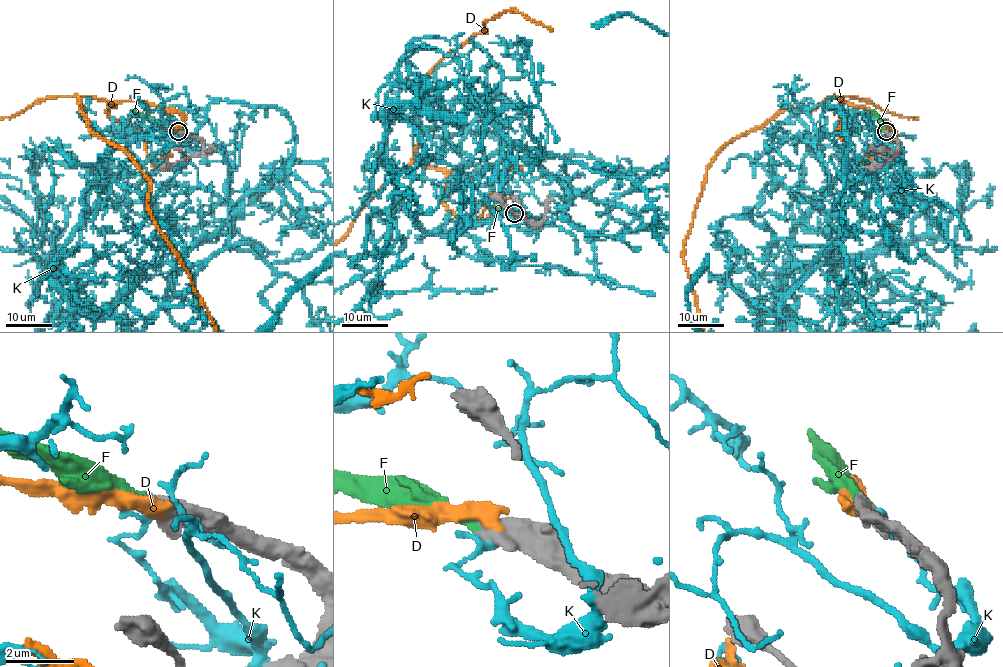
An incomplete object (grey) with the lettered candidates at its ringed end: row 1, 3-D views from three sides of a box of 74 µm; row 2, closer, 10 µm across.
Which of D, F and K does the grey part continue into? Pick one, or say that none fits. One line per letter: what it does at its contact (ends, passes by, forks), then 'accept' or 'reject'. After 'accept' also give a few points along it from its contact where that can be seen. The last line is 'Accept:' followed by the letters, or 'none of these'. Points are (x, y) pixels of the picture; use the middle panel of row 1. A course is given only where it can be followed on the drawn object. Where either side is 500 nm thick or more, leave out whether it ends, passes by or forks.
D: reject
F: accept
K: reject
Accept: F

